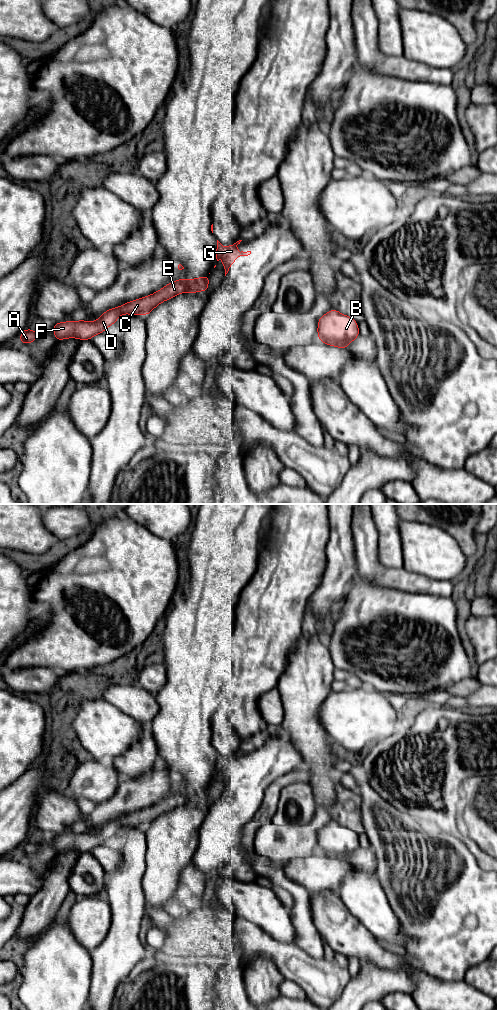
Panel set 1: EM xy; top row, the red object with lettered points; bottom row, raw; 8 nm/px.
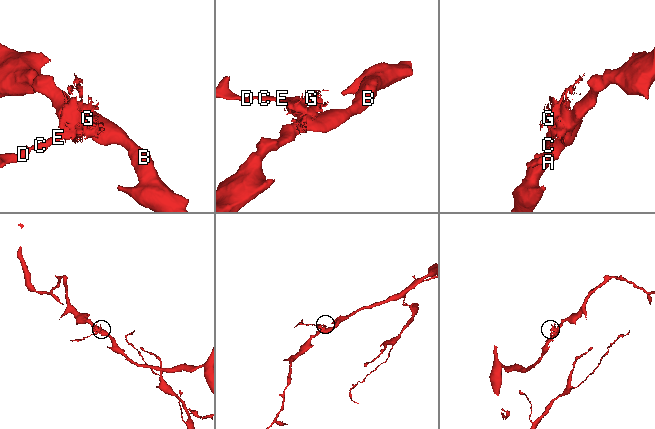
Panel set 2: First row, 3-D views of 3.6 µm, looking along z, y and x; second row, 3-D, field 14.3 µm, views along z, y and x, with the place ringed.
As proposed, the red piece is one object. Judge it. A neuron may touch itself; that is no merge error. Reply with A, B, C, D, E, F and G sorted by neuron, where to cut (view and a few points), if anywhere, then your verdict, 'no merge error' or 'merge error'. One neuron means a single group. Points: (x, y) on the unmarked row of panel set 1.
A C D E F / B G | xy (191, 795), (187, 803) | merge error

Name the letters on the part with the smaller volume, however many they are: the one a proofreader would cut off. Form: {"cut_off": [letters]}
{"cut_off": ["A", "C", "D", "E", "F"]}

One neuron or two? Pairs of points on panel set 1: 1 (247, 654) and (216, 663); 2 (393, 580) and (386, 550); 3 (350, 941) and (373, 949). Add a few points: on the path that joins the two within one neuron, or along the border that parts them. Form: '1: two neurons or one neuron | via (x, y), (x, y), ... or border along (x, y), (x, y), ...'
1: two neurons | border along (232, 660), (233, 671)
2: two neurons | border along (377, 548), (379, 561), (383, 565), (401, 567)
3: one neuron | via (356, 941), (367, 948)

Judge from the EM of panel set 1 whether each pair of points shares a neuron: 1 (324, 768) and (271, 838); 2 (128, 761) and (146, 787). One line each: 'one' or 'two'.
1: one
2: two

